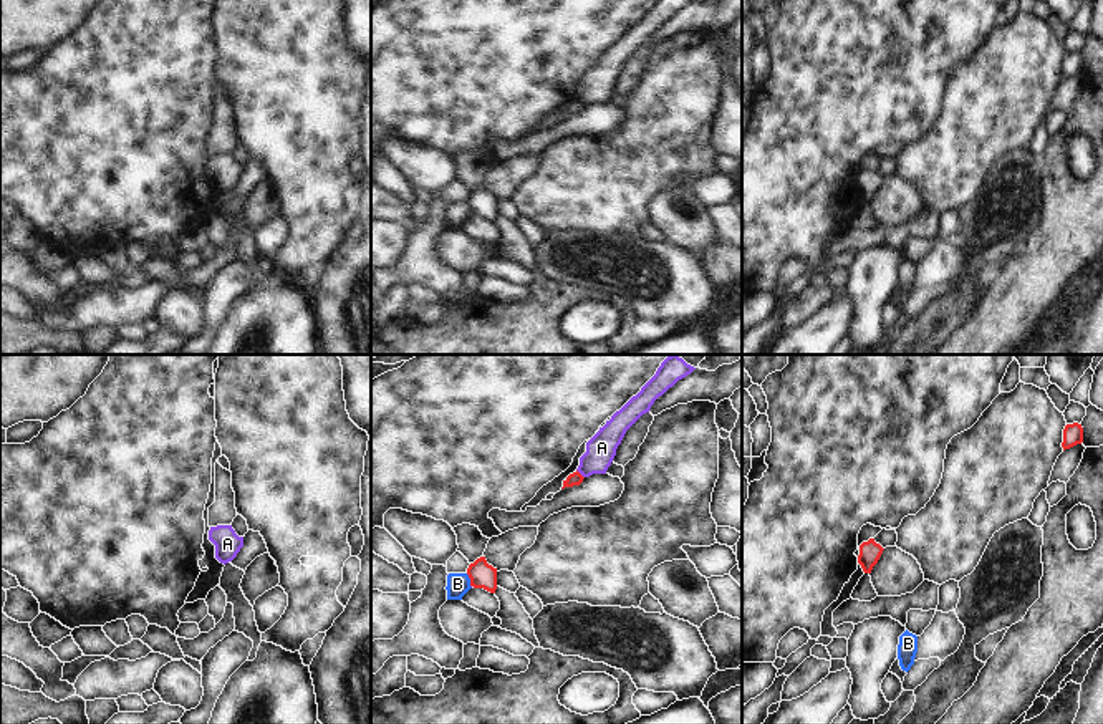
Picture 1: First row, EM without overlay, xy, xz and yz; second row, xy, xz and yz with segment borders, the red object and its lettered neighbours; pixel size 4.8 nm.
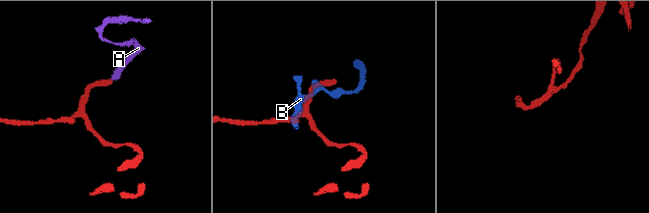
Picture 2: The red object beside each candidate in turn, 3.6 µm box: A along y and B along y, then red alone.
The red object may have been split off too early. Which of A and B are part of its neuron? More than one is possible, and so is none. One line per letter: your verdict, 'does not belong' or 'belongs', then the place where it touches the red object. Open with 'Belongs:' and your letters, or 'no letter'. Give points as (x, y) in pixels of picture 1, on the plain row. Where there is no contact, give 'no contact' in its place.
Belongs: no letter
A: does not belong; meets red in xz at (580, 103)
B: does not belong; meets red in xz at (471, 209)

